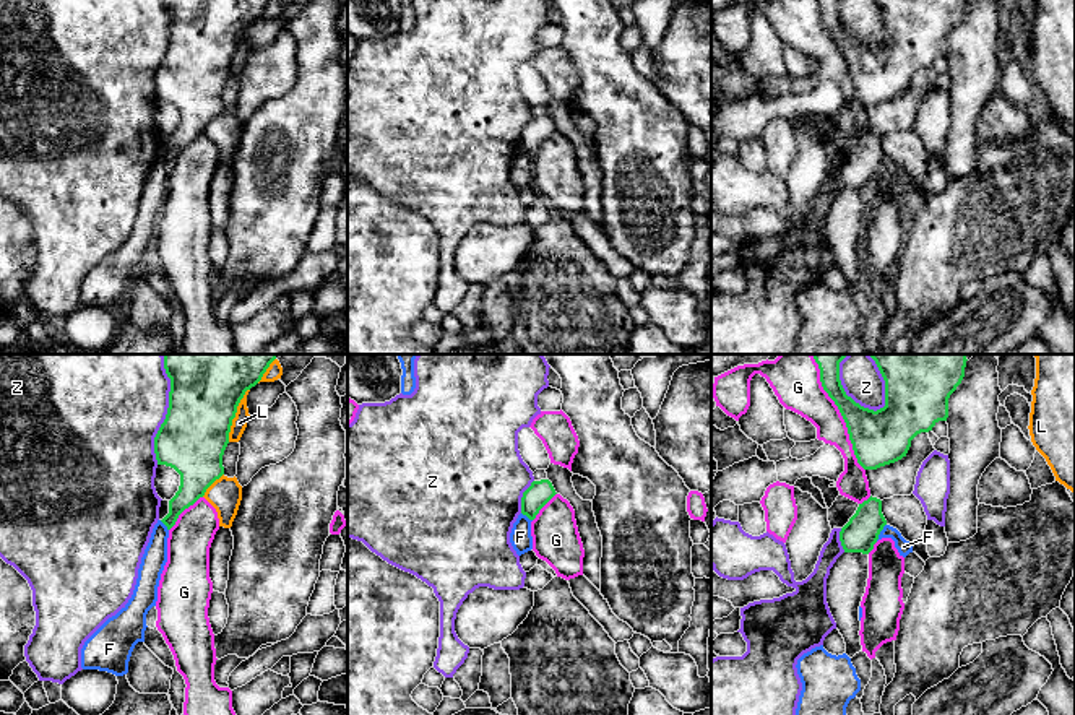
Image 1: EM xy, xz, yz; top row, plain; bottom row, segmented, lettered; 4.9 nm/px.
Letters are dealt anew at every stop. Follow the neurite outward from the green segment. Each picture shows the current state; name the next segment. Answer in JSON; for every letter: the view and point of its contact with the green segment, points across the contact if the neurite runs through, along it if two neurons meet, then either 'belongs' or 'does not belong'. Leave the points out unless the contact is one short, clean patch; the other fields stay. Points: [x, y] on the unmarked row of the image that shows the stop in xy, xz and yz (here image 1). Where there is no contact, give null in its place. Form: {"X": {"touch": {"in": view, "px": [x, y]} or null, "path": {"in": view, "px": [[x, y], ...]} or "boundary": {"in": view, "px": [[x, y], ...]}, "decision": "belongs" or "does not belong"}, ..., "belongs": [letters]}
{"F": {"touch": {"in": "yz", "px": [880, 166]}, "boundary": {"in": "yz", "px": [[885, 160], [876, 176]]}, "decision": "does not belong"}, "G": {"touch": {"in": "yz", "px": [843, 54]}, "decision": "does not belong"}, "L": {"touch": {"in": "xy", "px": [234, 51]}, "decision": "does not belong"}, "Z": {"touch": {"in": "yz", "px": [850, 33]}, "decision": "does not belong"}, "belongs": []}

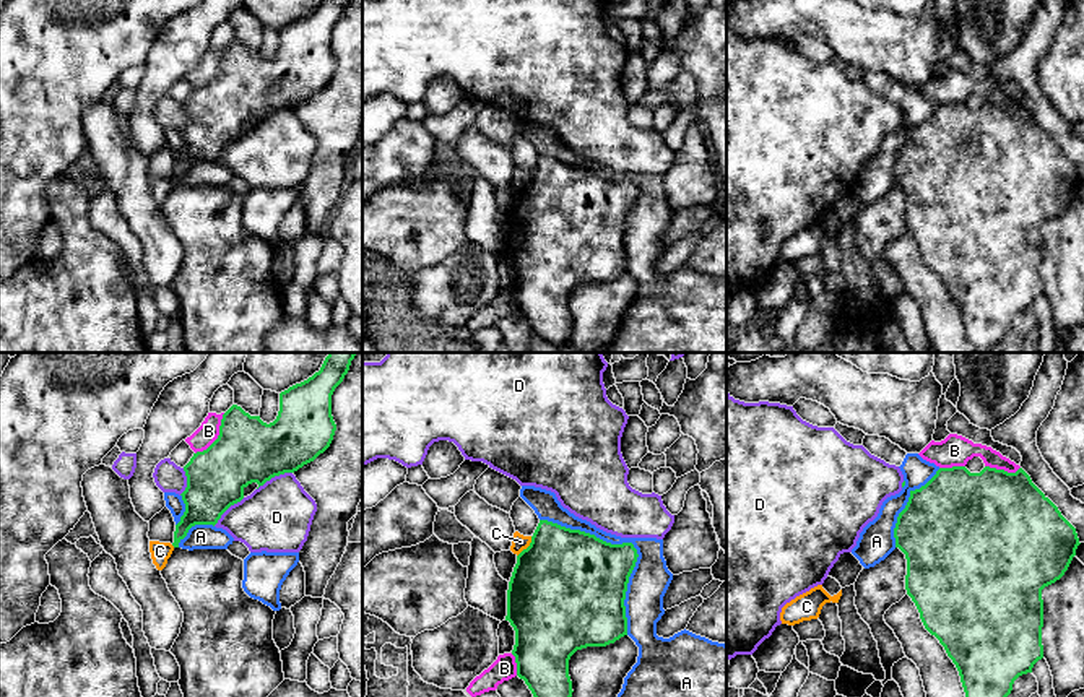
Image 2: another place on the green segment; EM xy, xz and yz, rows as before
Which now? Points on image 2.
{"A": {"touch": {"in": "xz", "px": [631, 179]}, "decision": "does not belong"}, "B": {"touch": {"in": "xy", "px": [218, 72]}, "decision": "does not belong"}, "C": {"touch": {"in": "xz", "px": [528, 182]}, "decision": "belongs"}, "D": {"touch": {"in": "xy", "px": [273, 112]}, "decision": "does not belong"}, "belongs": ["C"]}

